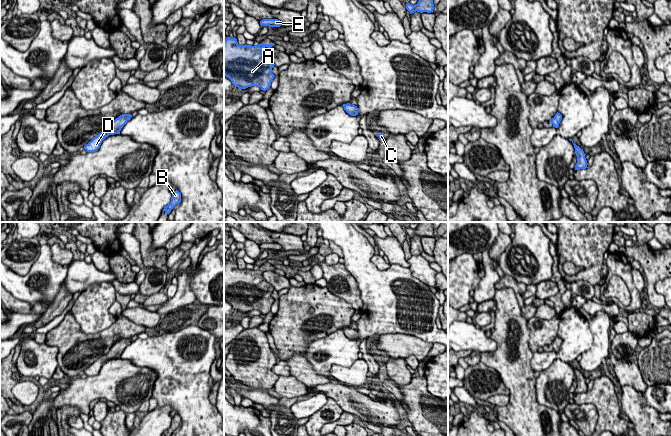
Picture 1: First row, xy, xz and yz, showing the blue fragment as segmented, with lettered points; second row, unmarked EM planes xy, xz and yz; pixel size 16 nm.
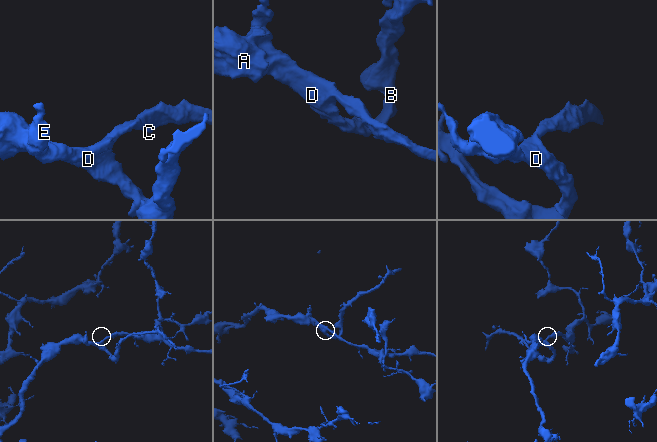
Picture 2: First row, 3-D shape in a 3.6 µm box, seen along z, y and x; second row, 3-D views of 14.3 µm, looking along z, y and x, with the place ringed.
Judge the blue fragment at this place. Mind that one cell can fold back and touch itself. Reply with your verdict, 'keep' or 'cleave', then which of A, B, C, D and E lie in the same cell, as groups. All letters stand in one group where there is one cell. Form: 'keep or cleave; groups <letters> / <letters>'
keep; groups A B C D E

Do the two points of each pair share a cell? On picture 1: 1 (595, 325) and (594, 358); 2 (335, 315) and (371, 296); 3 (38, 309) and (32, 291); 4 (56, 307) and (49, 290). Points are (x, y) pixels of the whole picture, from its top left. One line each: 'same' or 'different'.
1: same
2: different
3: different
4: different

